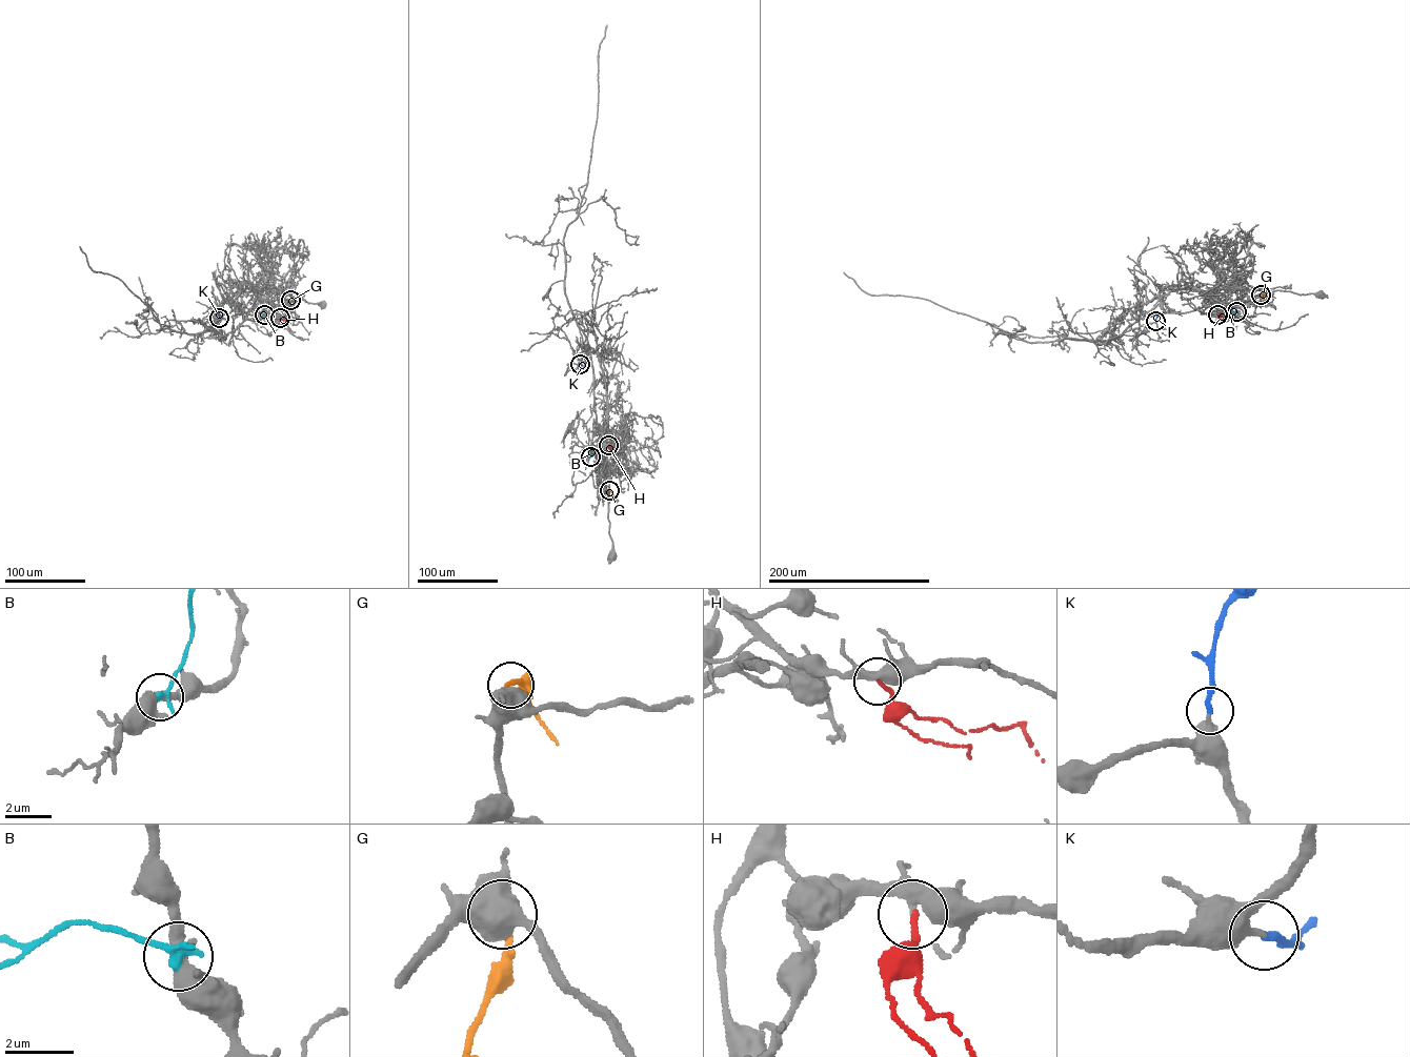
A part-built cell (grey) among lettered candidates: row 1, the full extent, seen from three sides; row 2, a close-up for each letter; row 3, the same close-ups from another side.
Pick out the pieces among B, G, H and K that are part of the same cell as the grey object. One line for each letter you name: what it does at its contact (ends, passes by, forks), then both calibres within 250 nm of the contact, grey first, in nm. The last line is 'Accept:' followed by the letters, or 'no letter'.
H: it ends; calibres 280 and 170 nm
K: it ends; calibres 360 and 200 nm
Accept: H, K

